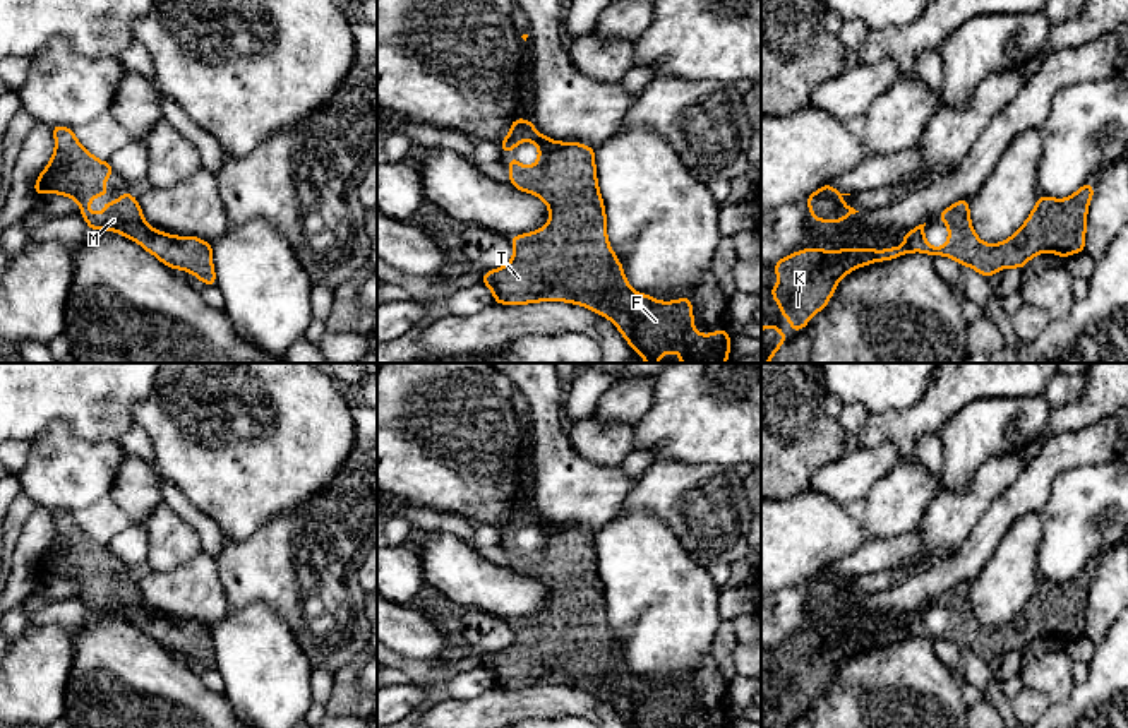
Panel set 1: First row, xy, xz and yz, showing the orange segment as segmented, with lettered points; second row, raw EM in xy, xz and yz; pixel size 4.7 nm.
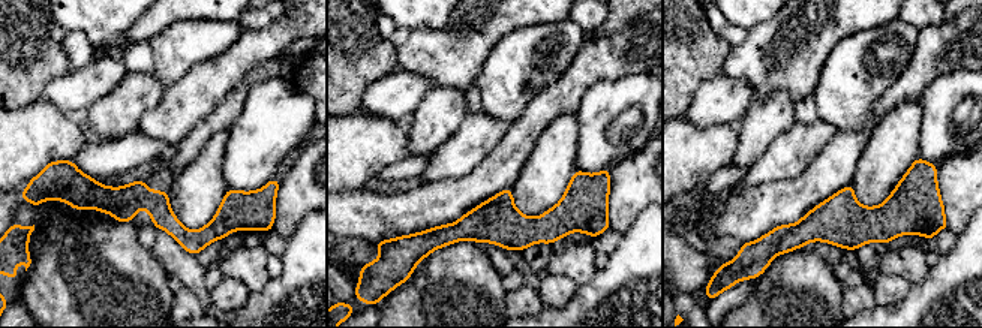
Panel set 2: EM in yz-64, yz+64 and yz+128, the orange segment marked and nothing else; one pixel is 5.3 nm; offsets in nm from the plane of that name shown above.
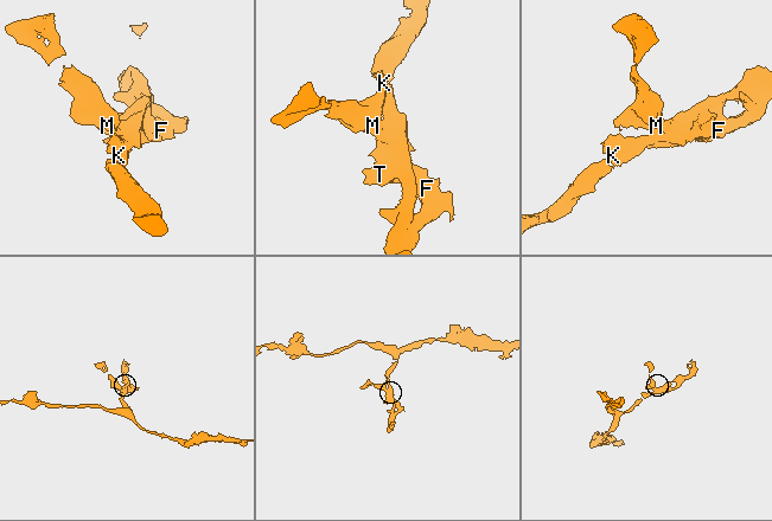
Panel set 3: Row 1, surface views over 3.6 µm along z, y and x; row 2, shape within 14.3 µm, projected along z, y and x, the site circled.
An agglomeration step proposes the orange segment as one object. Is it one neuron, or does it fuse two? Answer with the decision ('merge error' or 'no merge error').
no merge error

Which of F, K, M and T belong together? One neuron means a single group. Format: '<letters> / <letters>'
F K M T

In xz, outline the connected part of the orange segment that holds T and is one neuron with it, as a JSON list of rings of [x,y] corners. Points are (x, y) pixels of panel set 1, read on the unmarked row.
[[[514,502],[509,519],[497,526],[502,536],[530,524],[542,536],[535,550],[521,550],[516,540],[509,543],[509,565],[521,576],[540,581],[550,603],[533,617],[511,620],[514,639],[509,647],[482,658],[480,666],[494,677],[494,687],[525,689],[537,685],[567,685],[583,689],[610,702],[627,728],[730,728],[722,711],[713,718],[696,718],[691,680],[675,685],[658,685],[636,677],[622,647],[609,629],[605,589],[598,574],[595,533],[579,526],[557,526],[535,514],[531,504]]]

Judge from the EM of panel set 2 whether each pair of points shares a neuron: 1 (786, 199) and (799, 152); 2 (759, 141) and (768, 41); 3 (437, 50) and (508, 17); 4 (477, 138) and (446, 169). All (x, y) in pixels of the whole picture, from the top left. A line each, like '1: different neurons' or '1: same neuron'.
1: different neurons
2: same neuron
3: same neuron
4: same neuron

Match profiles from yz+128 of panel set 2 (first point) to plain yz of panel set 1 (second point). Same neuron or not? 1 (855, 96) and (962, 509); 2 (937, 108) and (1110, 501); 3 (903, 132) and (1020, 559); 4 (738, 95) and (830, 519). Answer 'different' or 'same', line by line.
1: different
2: same
3: same
4: different

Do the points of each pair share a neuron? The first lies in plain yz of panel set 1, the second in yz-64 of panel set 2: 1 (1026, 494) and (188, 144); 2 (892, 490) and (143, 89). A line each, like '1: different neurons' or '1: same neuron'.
1: same neuron
2: same neuron

